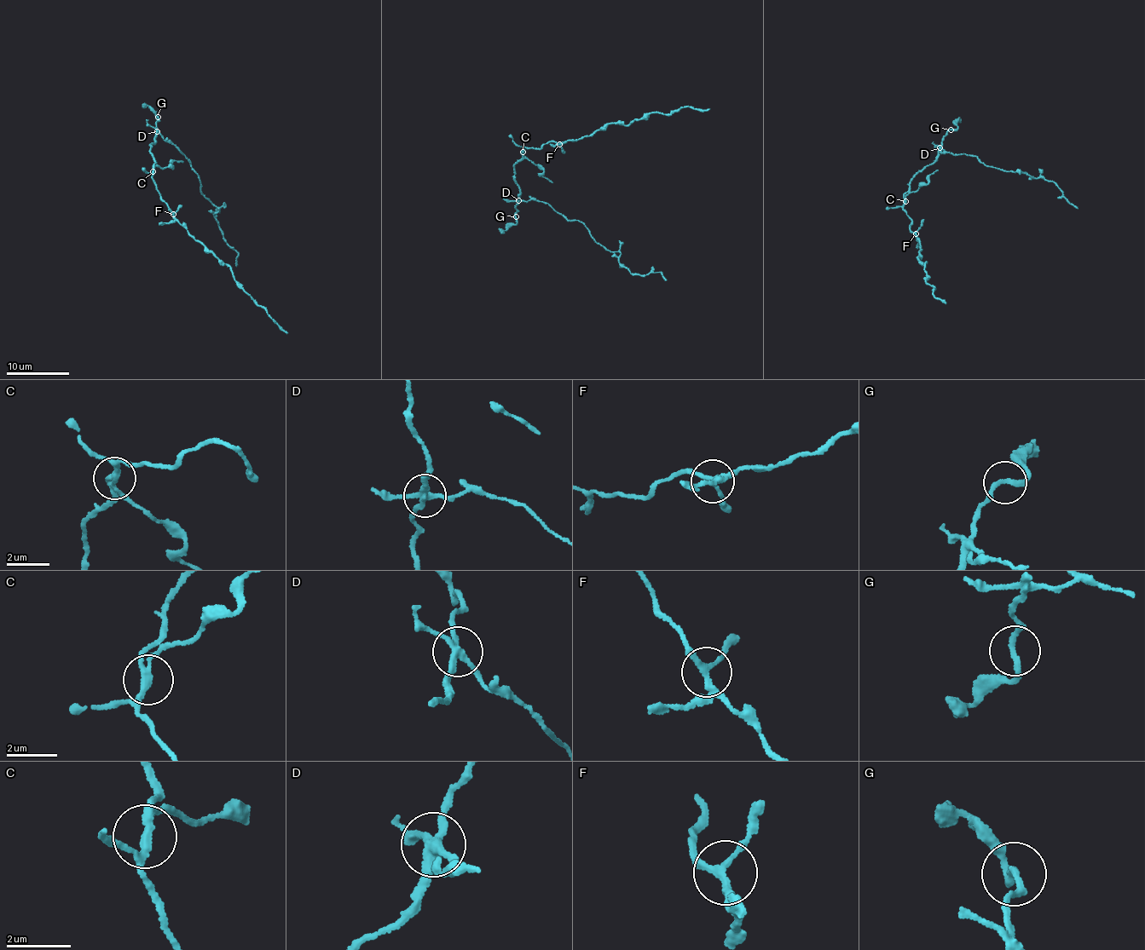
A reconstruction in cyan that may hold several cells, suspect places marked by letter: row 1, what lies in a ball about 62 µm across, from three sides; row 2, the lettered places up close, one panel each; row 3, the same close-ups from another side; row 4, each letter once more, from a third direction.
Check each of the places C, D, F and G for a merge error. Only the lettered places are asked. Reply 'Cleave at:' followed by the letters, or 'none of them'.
Cleave at: C, D

